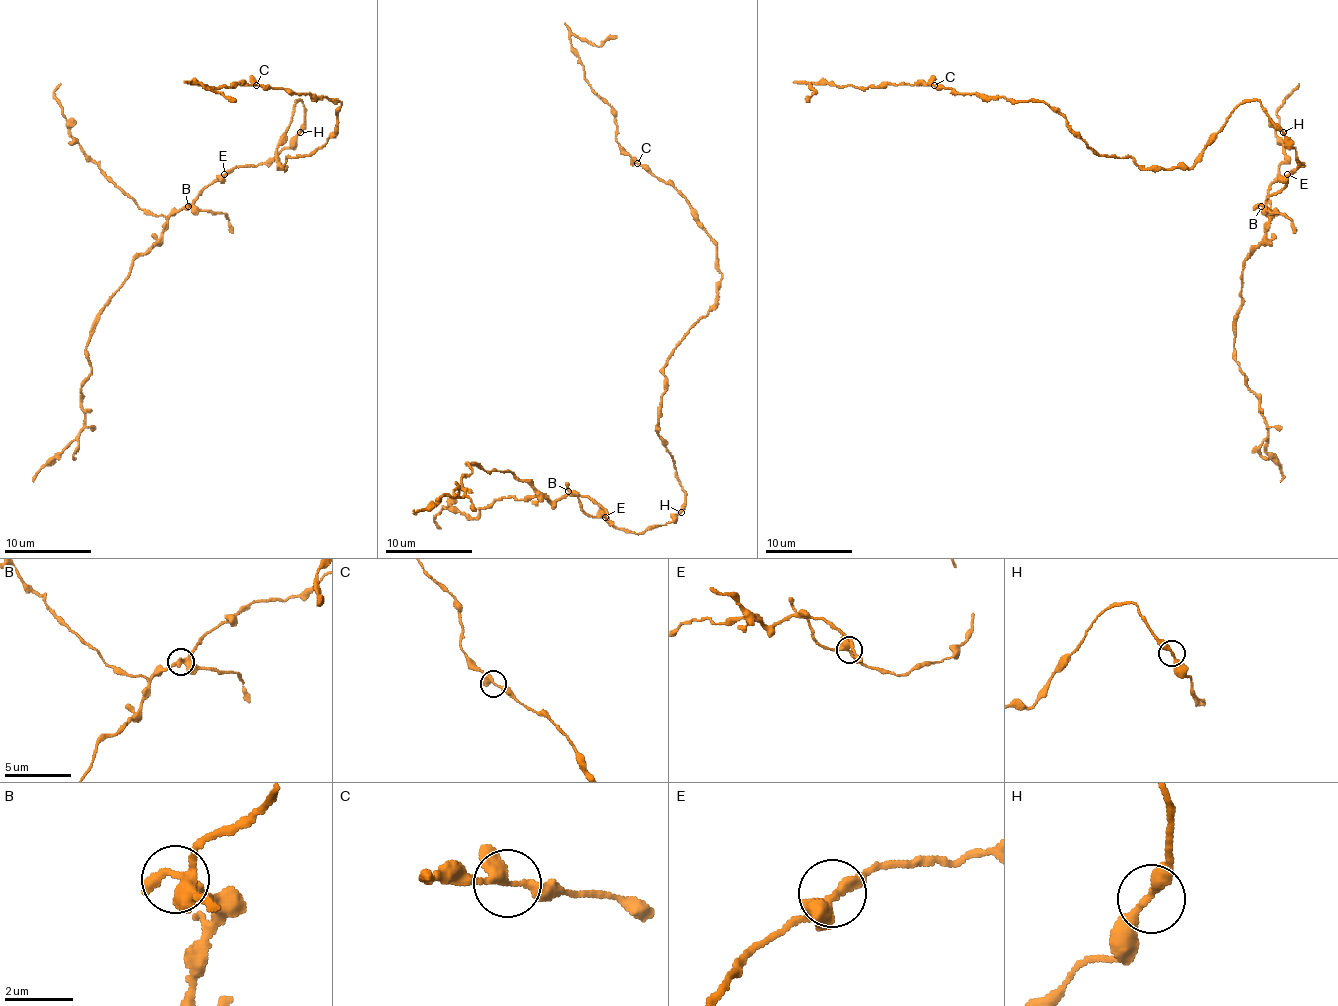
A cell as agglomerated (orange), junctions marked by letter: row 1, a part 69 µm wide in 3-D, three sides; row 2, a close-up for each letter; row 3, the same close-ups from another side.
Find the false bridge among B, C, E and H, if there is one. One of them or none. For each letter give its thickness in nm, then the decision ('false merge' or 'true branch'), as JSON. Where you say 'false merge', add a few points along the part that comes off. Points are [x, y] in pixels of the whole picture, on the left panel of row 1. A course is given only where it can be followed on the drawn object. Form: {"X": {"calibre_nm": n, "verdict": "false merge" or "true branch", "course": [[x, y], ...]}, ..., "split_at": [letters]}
{"B": {"calibre_nm": 300, "verdict": "true branch"}, "C": {"calibre_nm": 280, "verdict": "true branch"}, "E": {"calibre_nm": 340, "verdict": "true branch"}, "H": {"calibre_nm": 280, "verdict": "true branch"}, "split_at": []}

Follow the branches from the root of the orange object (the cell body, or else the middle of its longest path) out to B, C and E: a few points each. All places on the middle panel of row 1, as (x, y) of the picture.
B: (672, 456), (685, 506), (663, 525), (637, 534), (618, 530), (603, 517), (588, 514), (568, 491)
C: (672, 456), (657, 434), (663, 367), (715, 304), (722, 274), (717, 244), (691, 205), (637, 164)
E: (672, 456), (678, 484), (685, 491), (685, 506), (670, 521), (635, 534), (616, 527), (605, 517)

